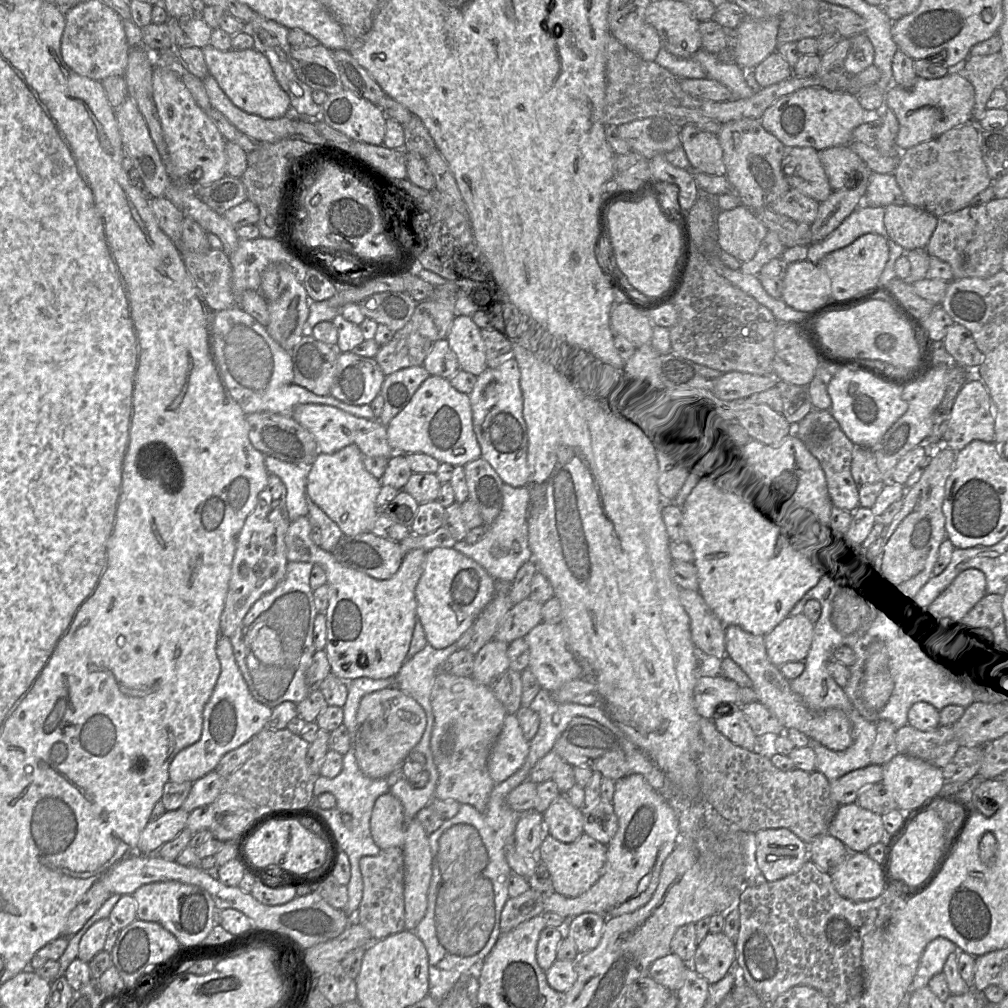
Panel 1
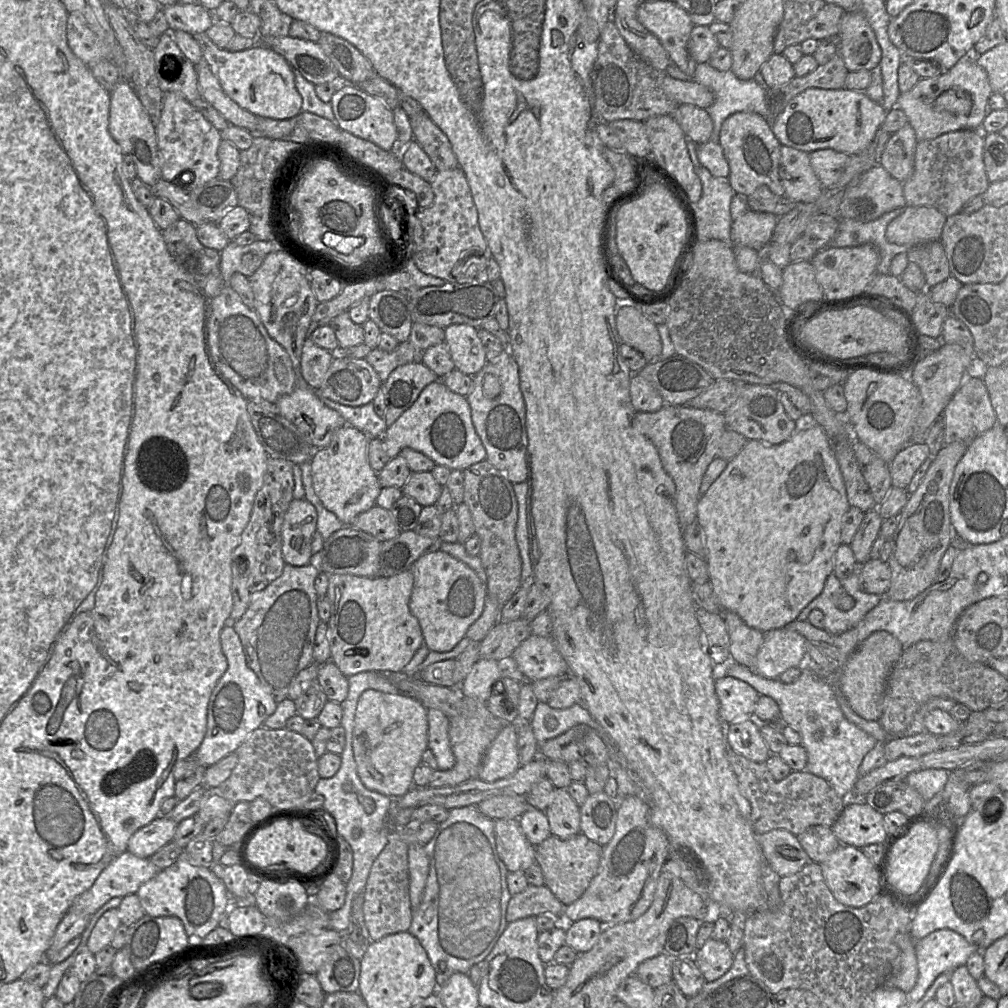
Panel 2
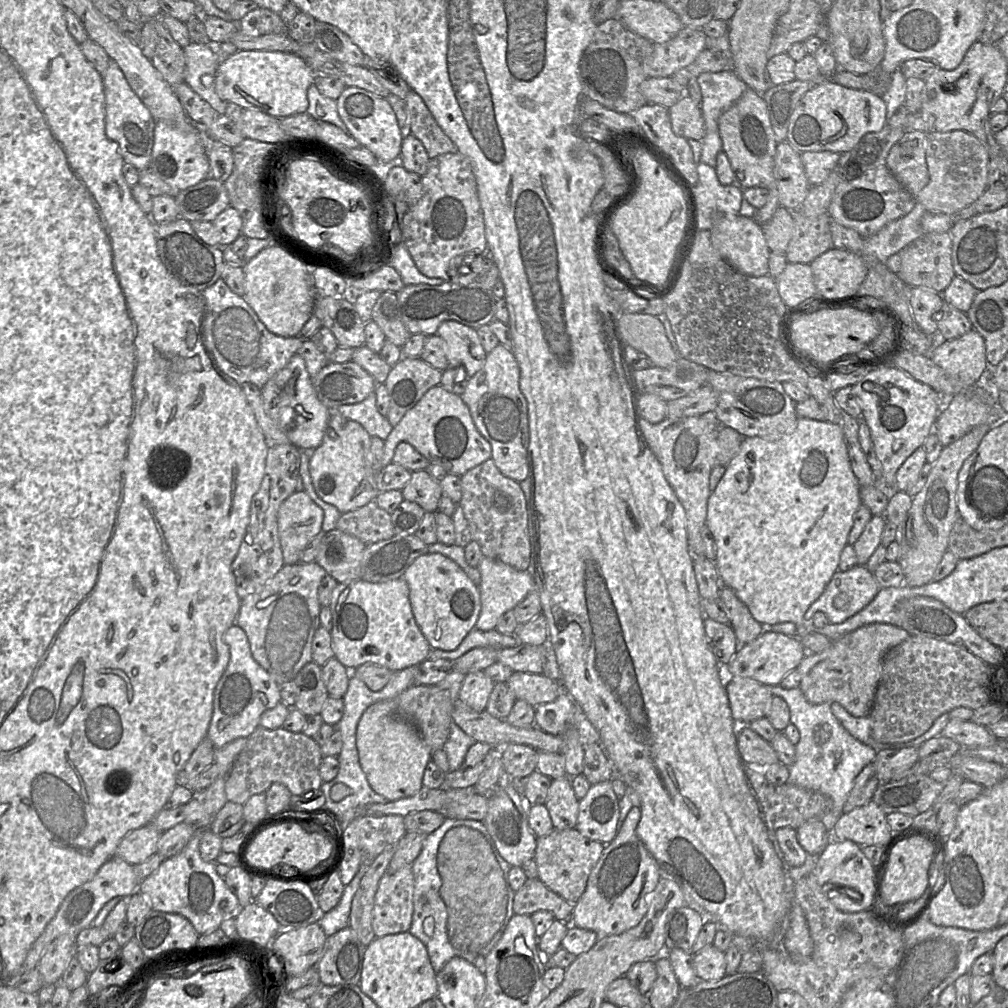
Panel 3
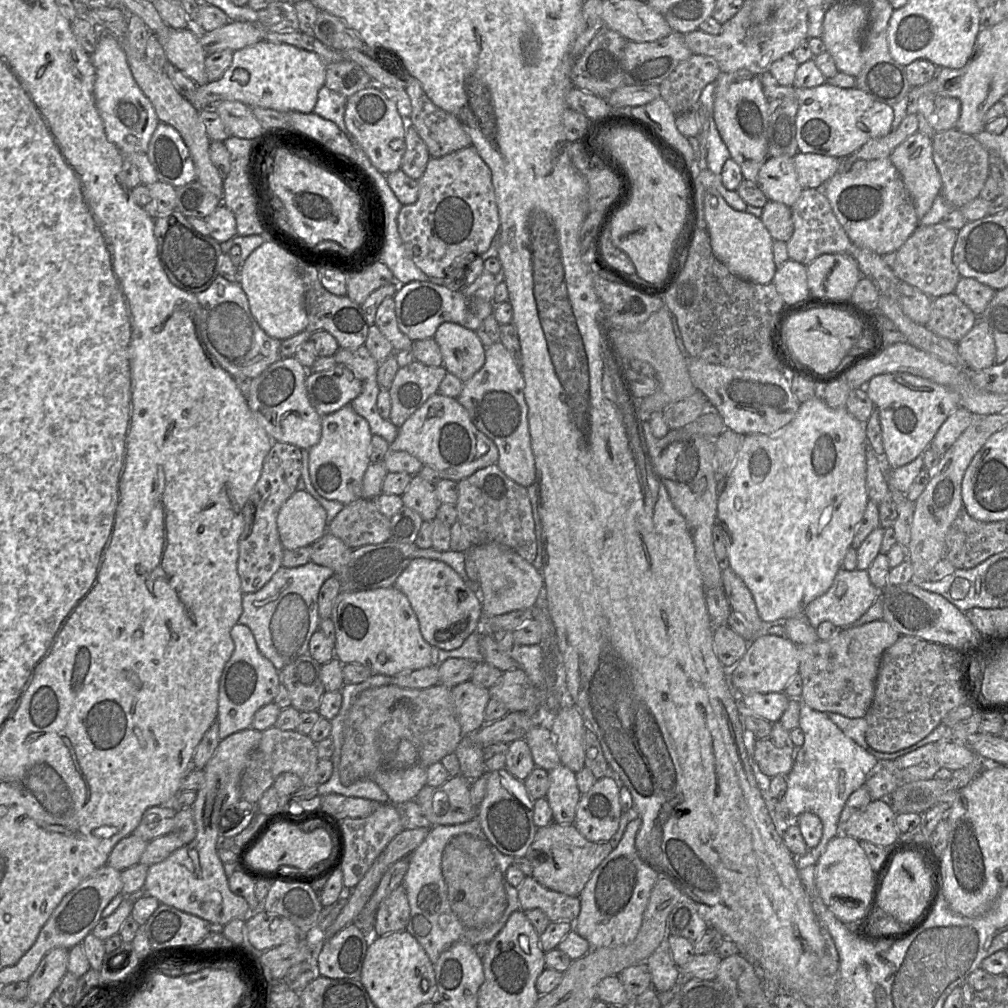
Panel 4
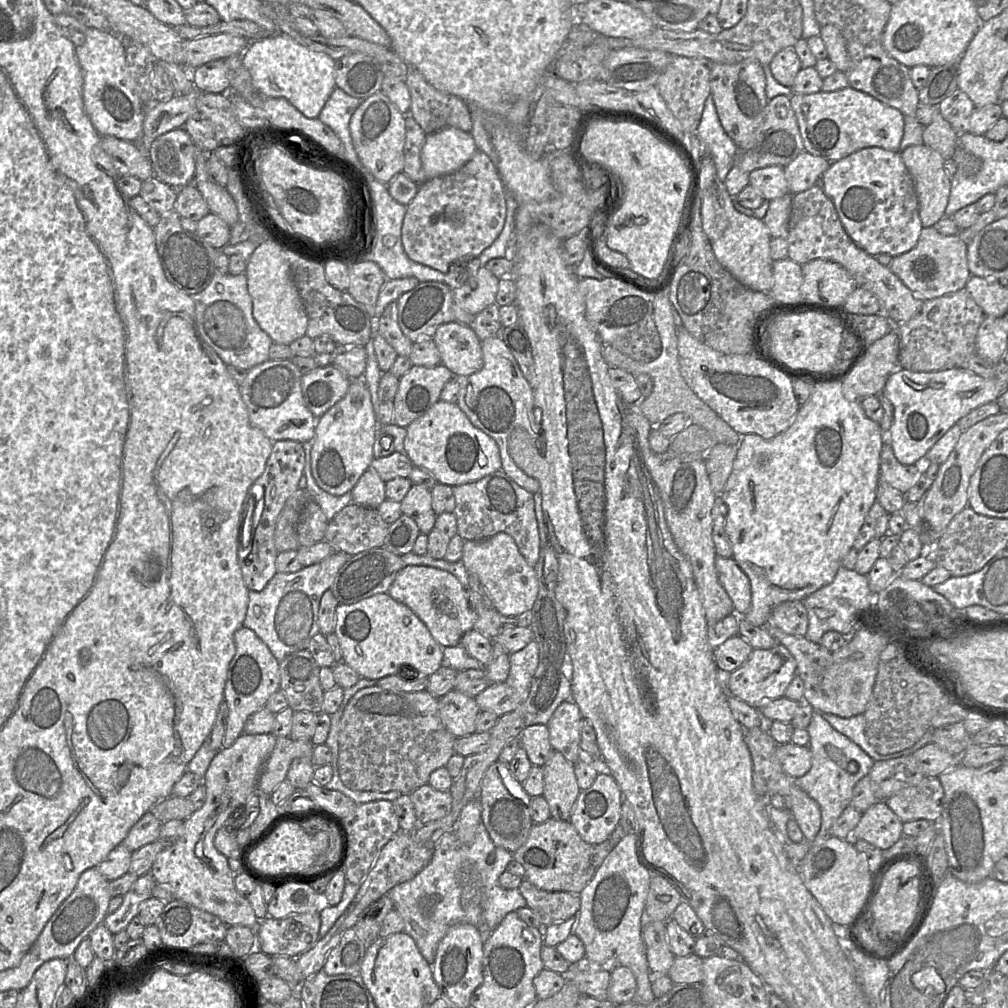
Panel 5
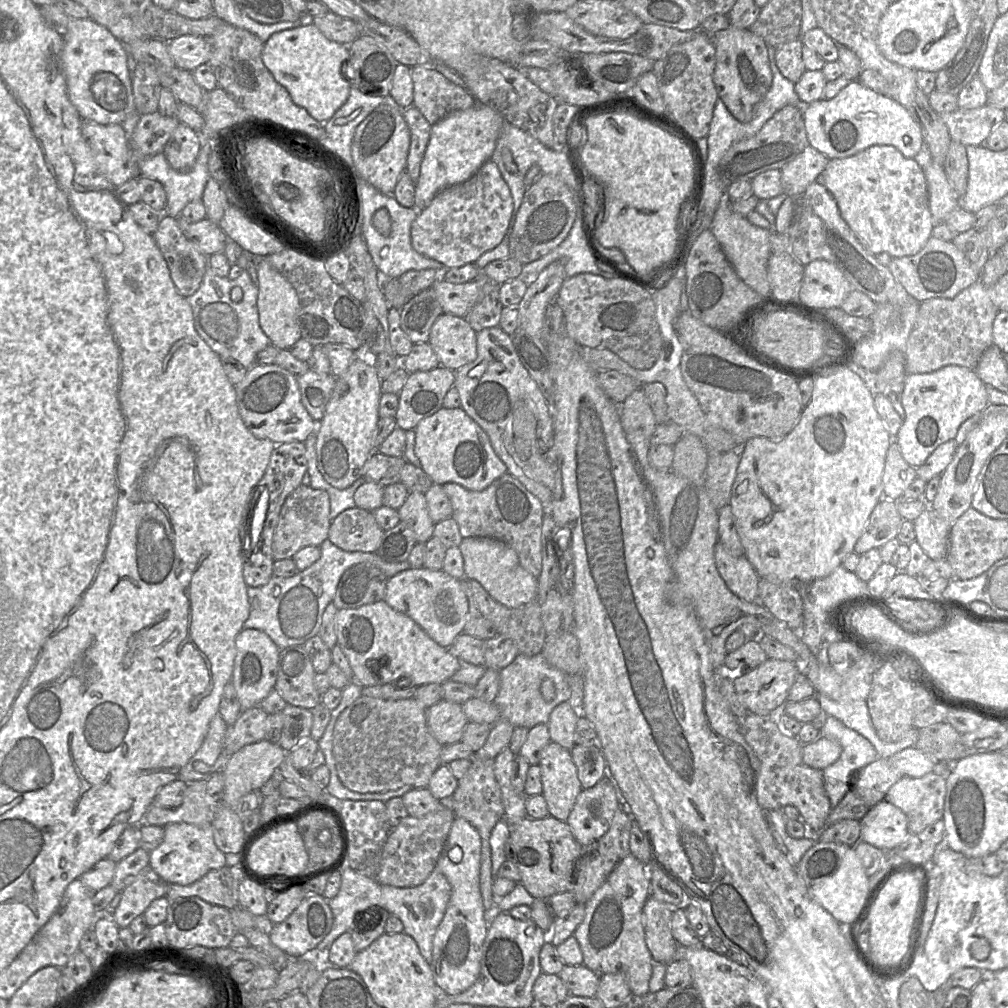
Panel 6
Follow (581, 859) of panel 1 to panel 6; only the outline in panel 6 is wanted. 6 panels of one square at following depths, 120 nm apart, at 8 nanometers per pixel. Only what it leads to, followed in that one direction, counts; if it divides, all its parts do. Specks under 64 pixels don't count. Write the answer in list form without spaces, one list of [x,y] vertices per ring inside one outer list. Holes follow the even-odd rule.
[[[551,815],[544,819],[525,817],[519,823],[510,827],[510,835],[505,844],[506,860],[512,861],[519,869],[520,883],[535,899],[547,899],[552,895],[573,892],[575,865],[584,855],[583,847],[574,837],[568,823]]]

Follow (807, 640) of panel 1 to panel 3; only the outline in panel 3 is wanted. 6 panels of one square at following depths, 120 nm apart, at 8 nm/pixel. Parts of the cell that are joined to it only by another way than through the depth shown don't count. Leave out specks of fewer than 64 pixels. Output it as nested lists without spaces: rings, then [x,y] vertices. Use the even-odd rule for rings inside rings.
[[[765,630],[753,641],[740,645],[728,664],[734,677],[747,677],[768,686],[775,686],[780,685],[782,679],[799,666],[806,654],[798,637]]]

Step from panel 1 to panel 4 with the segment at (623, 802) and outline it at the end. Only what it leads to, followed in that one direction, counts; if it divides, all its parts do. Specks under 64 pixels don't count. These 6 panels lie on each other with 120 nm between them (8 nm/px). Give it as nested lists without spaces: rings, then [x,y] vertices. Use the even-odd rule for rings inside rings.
[[[640,818],[627,824],[619,844],[593,871],[580,893],[580,913],[574,920],[574,930],[588,941],[591,949],[628,945],[634,941],[641,927],[659,874],[644,863],[637,853],[635,837],[640,826]]]

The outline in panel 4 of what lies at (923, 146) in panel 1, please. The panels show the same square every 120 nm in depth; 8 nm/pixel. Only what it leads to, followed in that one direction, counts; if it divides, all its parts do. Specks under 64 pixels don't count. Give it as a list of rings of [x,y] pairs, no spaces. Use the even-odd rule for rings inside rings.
[[[955,128],[936,132],[932,137],[933,160],[941,175],[940,195],[954,208],[962,208],[979,197],[989,176],[989,152],[972,135]]]

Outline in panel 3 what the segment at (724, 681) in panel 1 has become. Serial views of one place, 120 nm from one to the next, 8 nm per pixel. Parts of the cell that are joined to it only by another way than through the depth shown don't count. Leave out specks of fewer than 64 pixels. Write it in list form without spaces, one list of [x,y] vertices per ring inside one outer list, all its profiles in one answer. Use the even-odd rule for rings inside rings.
[[[733,677],[725,686],[732,717],[738,725],[766,717],[773,699],[769,687],[747,677]]]

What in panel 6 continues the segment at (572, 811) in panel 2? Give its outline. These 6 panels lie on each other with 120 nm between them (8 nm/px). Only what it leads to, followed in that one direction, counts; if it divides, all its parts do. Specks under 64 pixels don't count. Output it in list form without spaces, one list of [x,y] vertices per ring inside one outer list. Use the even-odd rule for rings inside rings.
[[[550,741],[542,753],[539,766],[542,794],[547,802],[549,814],[566,821],[583,789],[571,750]]]

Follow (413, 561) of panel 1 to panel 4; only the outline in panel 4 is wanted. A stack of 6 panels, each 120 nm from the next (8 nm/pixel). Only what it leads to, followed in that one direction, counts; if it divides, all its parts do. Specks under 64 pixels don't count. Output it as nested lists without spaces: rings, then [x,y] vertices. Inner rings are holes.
[[[295,491],[282,505],[277,527],[284,550],[311,546],[327,532],[326,510],[306,491]],[[396,587],[380,588],[376,590],[356,592],[356,593],[345,593],[341,592],[333,605],[333,611],[331,619],[334,623],[335,632],[336,632],[336,642],[335,642],[335,657],[341,662],[341,664],[361,664],[365,667],[368,667],[372,674],[376,675],[385,675],[389,677],[395,677],[403,672],[412,672],[422,668],[429,667],[433,665],[432,661],[432,645],[425,641],[423,638],[418,618],[411,607],[411,604],[404,593],[398,590]]]

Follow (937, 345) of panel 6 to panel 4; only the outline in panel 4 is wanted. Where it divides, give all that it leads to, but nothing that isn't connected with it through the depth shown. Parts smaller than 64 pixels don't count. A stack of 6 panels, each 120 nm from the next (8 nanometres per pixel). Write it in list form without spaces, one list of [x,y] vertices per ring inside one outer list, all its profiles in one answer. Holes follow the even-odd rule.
[[[954,293],[933,299],[925,326],[938,336],[958,343],[977,323],[978,316]]]

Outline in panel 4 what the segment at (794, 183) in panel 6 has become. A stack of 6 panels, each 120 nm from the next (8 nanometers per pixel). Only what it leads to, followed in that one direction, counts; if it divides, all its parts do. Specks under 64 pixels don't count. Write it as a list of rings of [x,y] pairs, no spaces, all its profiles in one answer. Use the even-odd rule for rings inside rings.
[[[798,152],[793,160],[798,182],[803,189],[823,189],[827,181],[841,169],[841,159],[834,156]]]

